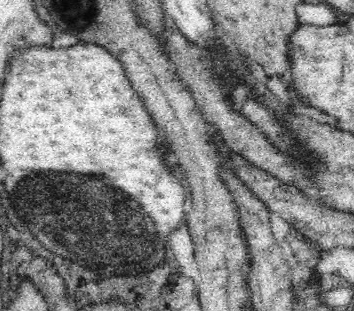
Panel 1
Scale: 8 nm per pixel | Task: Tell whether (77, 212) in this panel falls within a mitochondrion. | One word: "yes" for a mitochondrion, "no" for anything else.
yes

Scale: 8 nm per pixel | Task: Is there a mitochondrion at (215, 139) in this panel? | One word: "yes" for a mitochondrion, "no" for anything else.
no

